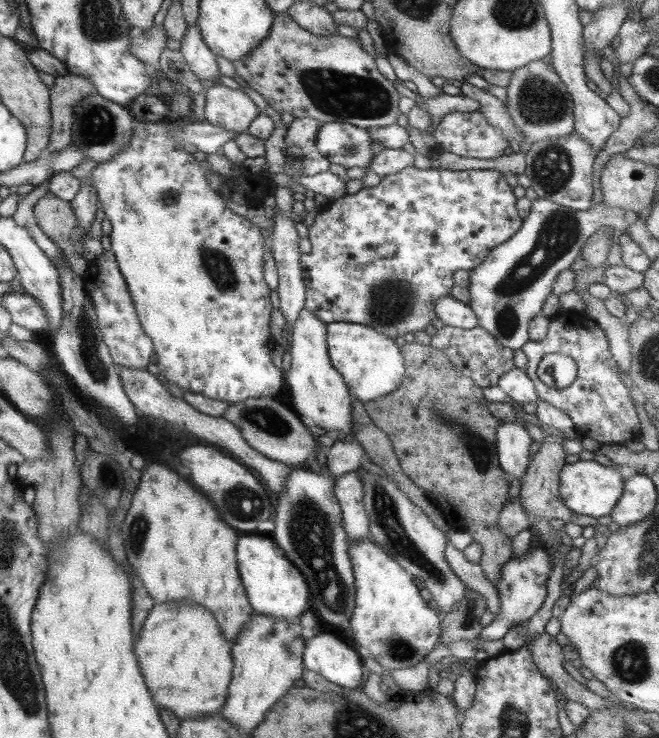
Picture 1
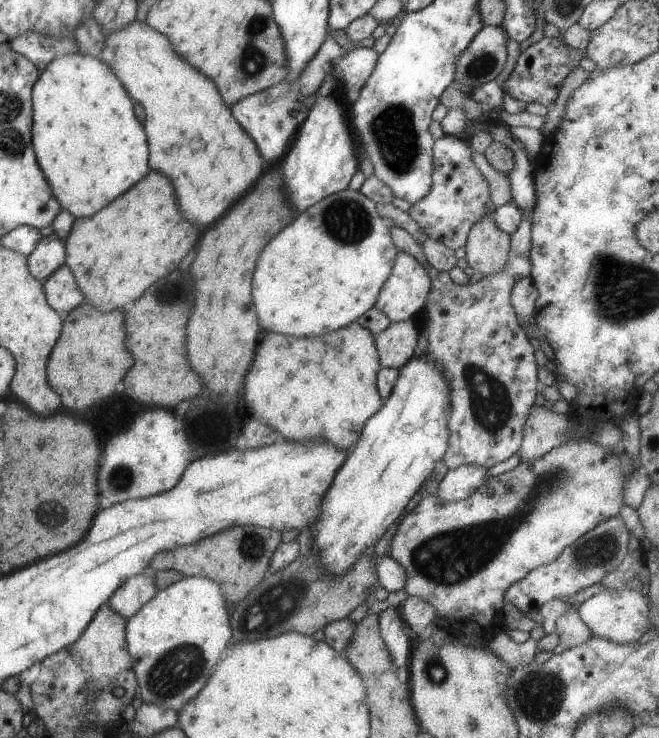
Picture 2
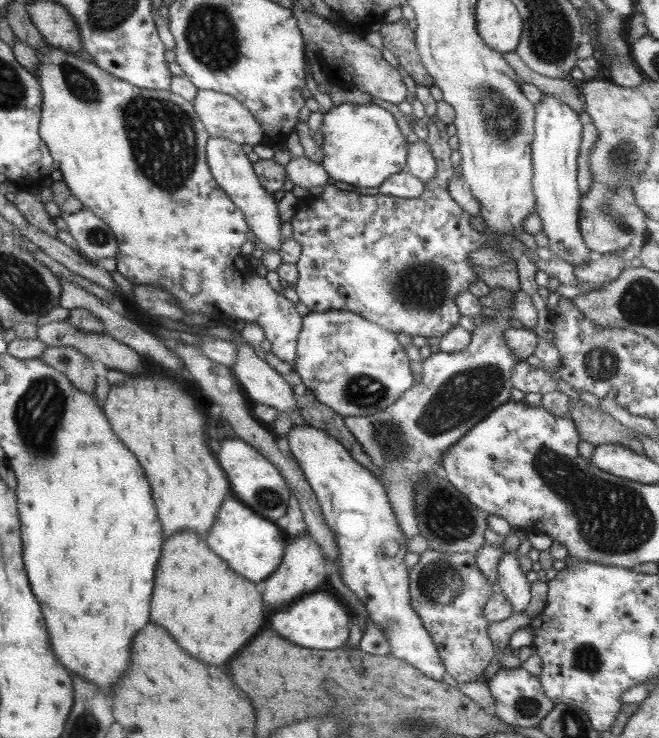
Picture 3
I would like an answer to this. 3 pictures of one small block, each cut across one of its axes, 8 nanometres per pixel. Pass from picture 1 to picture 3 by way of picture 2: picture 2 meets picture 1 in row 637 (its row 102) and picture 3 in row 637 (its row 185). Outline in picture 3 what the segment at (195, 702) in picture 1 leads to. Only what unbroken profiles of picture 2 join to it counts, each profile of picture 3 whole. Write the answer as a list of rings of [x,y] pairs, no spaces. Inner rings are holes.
[[[185,530],[185,532],[173,534],[171,538],[163,542],[161,558],[155,570],[149,622],[167,630],[167,634],[171,634],[171,638],[179,644],[179,648],[183,648],[191,658],[213,664],[213,666],[219,666],[227,662],[229,658],[233,658],[235,648],[239,650],[263,624],[265,614],[261,610],[263,610],[263,601],[261,592],[257,592],[257,586],[233,574],[227,568],[227,564],[213,554],[205,539],[199,540],[195,532]]]

